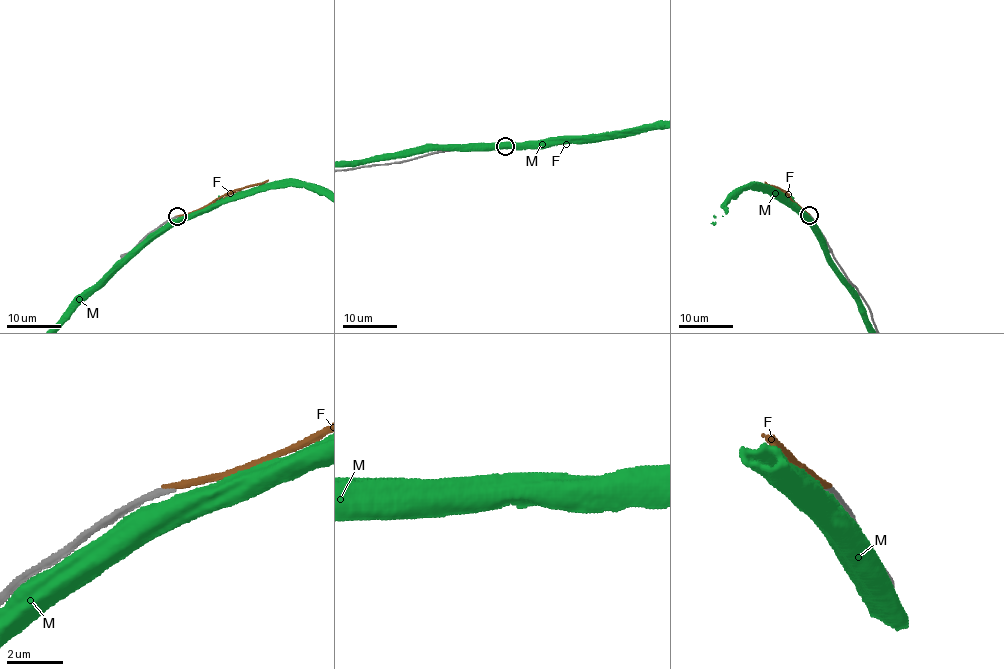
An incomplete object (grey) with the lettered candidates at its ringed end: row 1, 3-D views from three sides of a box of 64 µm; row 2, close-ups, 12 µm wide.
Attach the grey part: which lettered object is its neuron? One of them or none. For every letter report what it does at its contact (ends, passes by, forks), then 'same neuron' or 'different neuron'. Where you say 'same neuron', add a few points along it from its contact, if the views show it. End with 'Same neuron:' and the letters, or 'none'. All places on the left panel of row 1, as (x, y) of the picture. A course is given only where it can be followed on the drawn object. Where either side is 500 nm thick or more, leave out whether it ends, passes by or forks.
F: it ends | same neuron | via (176, 215), (189, 214), (226, 194), (268, 180)
M: different neuron
Same neuron: F

